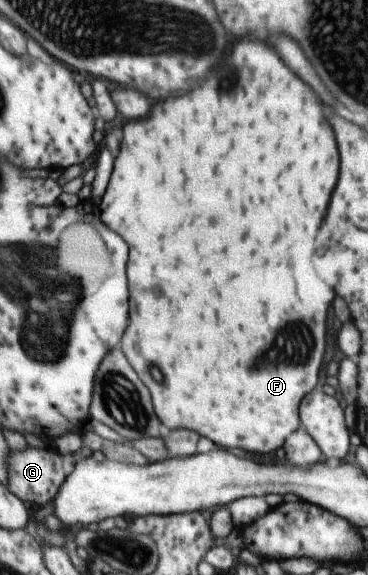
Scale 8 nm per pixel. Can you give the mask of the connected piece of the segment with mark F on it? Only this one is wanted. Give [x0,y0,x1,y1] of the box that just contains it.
[99,40,339,456]

